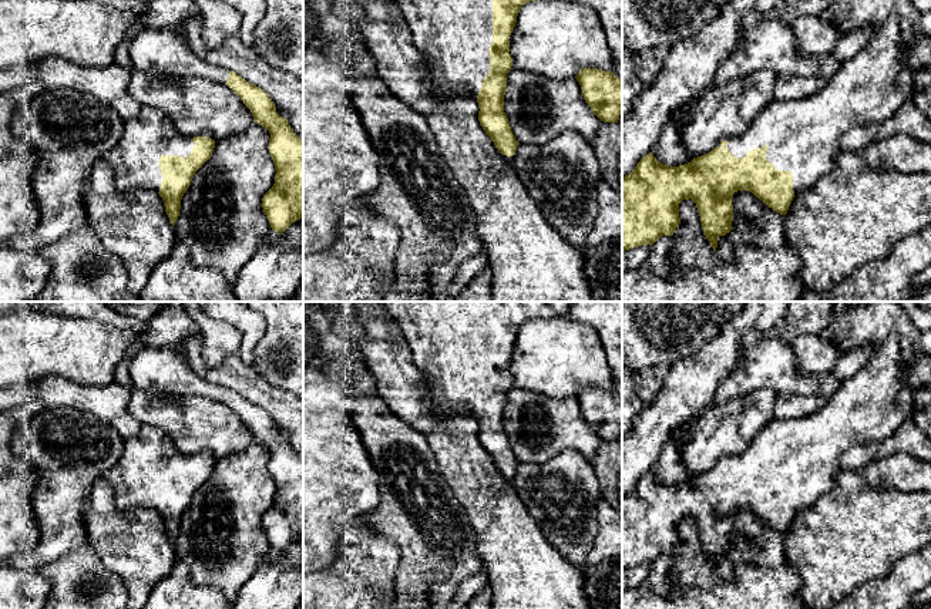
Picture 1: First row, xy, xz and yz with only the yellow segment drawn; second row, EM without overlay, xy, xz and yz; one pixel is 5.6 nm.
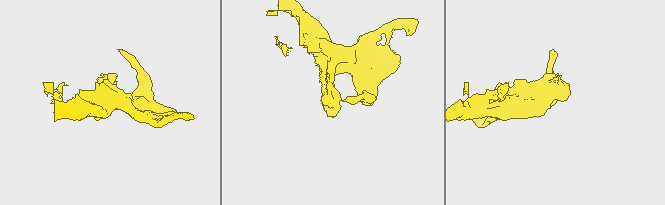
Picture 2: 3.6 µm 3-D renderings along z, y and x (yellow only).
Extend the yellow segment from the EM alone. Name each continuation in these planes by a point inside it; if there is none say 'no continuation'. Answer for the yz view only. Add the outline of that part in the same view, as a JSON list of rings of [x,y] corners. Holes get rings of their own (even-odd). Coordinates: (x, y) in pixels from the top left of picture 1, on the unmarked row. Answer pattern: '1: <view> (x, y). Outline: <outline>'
1: yz (803, 454). Outline: [[[894,333],[885,339],[866,367],[846,380],[836,378],[831,371],[807,371],[786,343],[777,339],[763,339],[746,350],[733,371],[719,384],[712,397],[713,404],[723,404],[730,398],[764,387],[777,394],[821,396],[827,401],[821,410],[803,418],[780,420],[773,417],[743,452],[725,455],[722,460],[729,461],[726,467],[736,477],[743,477],[749,470],[766,464],[766,478],[777,489],[793,492],[796,514],[814,504],[834,487],[841,455],[847,450],[887,440],[901,423],[912,417],[917,407],[931,407],[931,390],[925,387],[912,391],[912,404],[897,401],[903,376],[900,337]]]

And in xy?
1: xy (134, 478). Outline: [[[142,425],[134,437],[125,440],[120,461],[101,477],[114,489],[118,509],[148,507],[159,511],[164,498],[158,484],[159,475],[189,475],[195,464],[194,455],[214,458],[208,450],[182,452],[162,430]]]

